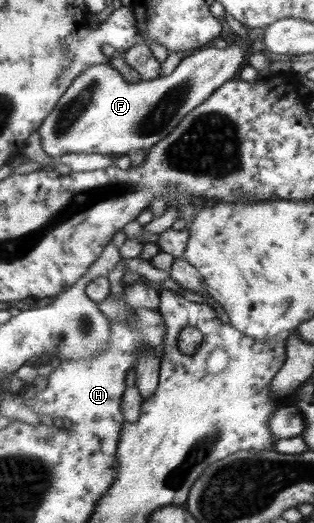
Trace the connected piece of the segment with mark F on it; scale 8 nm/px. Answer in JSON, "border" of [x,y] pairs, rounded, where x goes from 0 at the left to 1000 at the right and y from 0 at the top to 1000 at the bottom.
{"border":[[[752,82],[720,92],[650,88],[605,107],[586,109],[548,141],[439,159],[408,159],[347,120],[296,122],[229,155],[166,214],[134,231],[118,249],[131,264],[131,281],[153,298],[172,302],[223,291],[350,298],[389,294],[398,300],[417,287],[471,289],[481,279],[529,264],[608,210],[643,199],[723,153],[739,151],[745,141],[771,130],[780,103],[771,90]]]}

